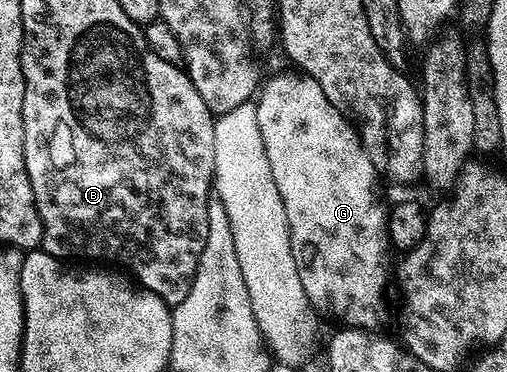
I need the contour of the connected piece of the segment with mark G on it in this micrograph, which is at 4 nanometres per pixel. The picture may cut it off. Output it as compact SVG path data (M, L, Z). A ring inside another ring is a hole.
M290 68L287 74L274 74L269 78L270 75L261 83L256 95L256 121L260 123L260 136L264 136L264 152L268 152L272 180L276 180L280 200L284 200L284 212L288 212L292 256L296 259L306 298L311 307L318 309L319 306L343 318L346 326L377 327L382 293L386 290L388 210L378 199L378 190L374 187L376 171L362 146L361 133L355 123L324 96L324 88L320 88L312 76Z

